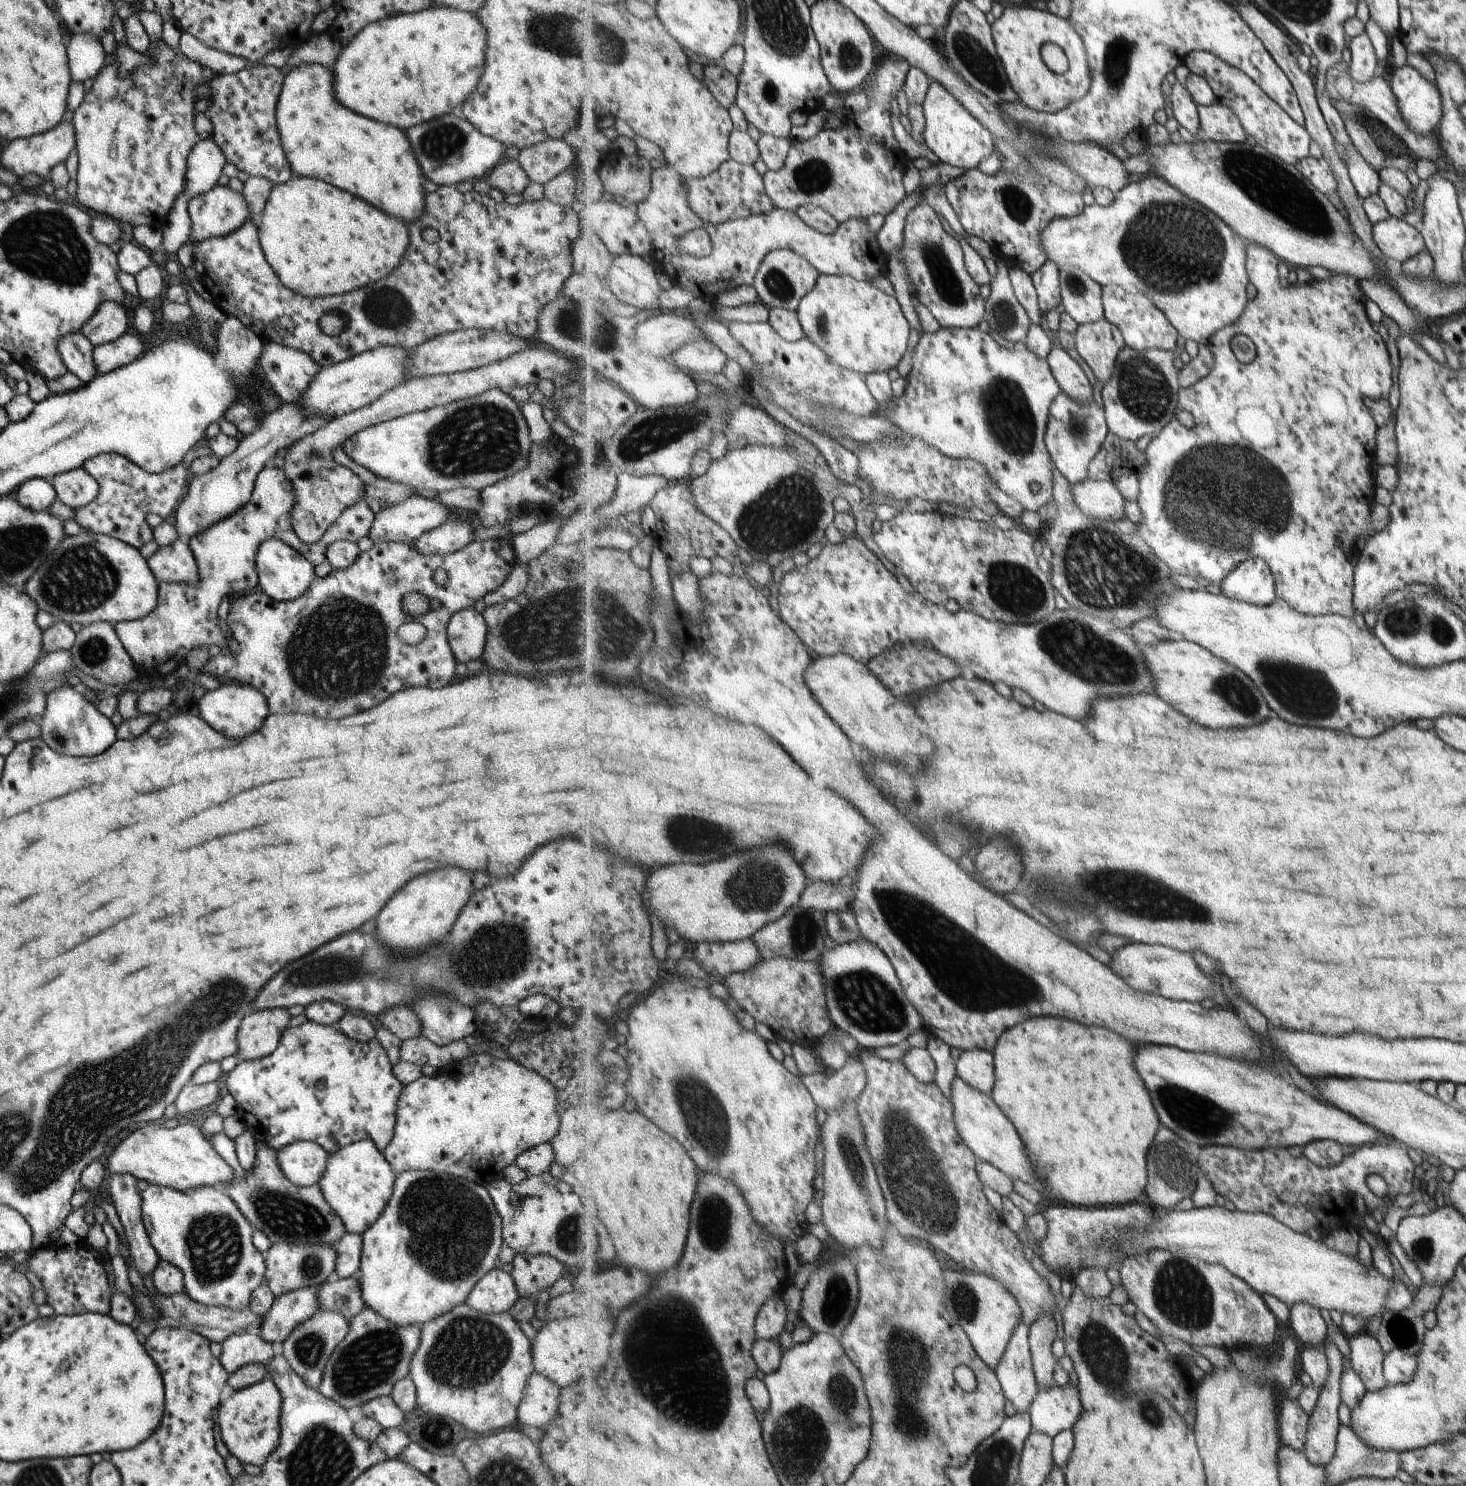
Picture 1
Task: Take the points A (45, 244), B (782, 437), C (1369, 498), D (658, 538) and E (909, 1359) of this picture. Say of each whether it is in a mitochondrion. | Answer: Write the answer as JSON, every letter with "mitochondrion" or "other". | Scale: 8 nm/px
{"A":"mitochondrion","B":"other","C":"other","D":"other","E":"mitochondrion"}

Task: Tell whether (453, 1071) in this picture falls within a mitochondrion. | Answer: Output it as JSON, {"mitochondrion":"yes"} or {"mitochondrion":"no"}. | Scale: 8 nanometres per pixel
{"mitochondrion":"no"}

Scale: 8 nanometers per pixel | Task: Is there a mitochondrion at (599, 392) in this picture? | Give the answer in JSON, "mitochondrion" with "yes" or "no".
{"mitochondrion":"no"}

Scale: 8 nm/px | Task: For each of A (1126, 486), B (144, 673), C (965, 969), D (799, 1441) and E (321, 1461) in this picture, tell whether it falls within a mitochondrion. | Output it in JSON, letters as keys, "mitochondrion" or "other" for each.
{"A":"other","B":"other","C":"mitochondrion","D":"mitochondrion","E":"mitochondrion"}

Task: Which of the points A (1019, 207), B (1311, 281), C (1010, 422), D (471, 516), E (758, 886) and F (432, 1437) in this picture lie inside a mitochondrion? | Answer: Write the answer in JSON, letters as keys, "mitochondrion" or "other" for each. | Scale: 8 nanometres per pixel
{"A":"mitochondrion","B":"other","C":"mitochondrion","D":"other","E":"mitochondrion","F":"other"}

